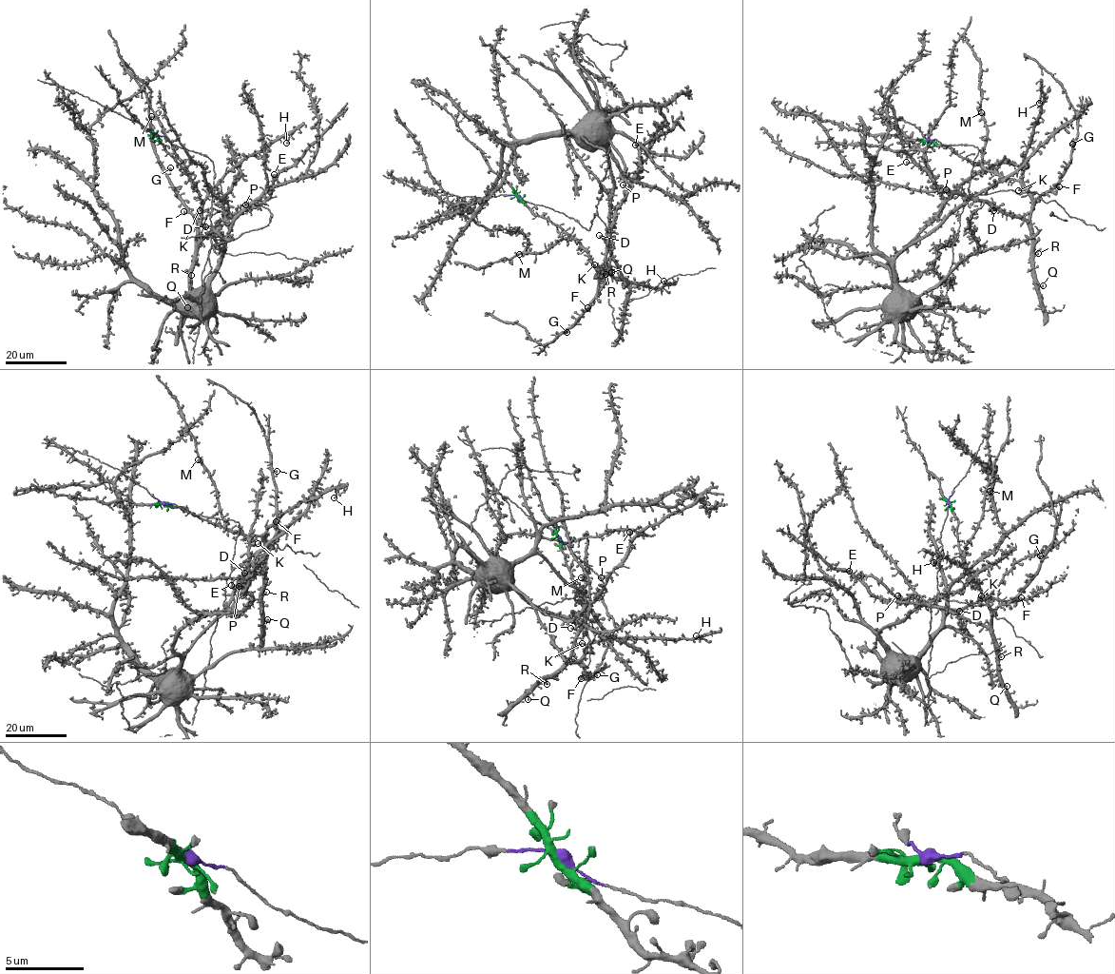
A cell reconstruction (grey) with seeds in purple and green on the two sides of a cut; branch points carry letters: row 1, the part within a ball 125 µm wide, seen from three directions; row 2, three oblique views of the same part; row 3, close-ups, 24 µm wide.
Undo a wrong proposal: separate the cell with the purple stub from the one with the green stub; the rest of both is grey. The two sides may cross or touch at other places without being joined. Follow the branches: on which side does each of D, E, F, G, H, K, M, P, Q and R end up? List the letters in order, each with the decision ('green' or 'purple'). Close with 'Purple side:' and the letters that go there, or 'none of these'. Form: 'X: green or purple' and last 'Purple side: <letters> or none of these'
D: green
E: green
F: green
G: green
H: green
K: green
M: green
P: green
Q: green
R: green
Purple side: none of these

